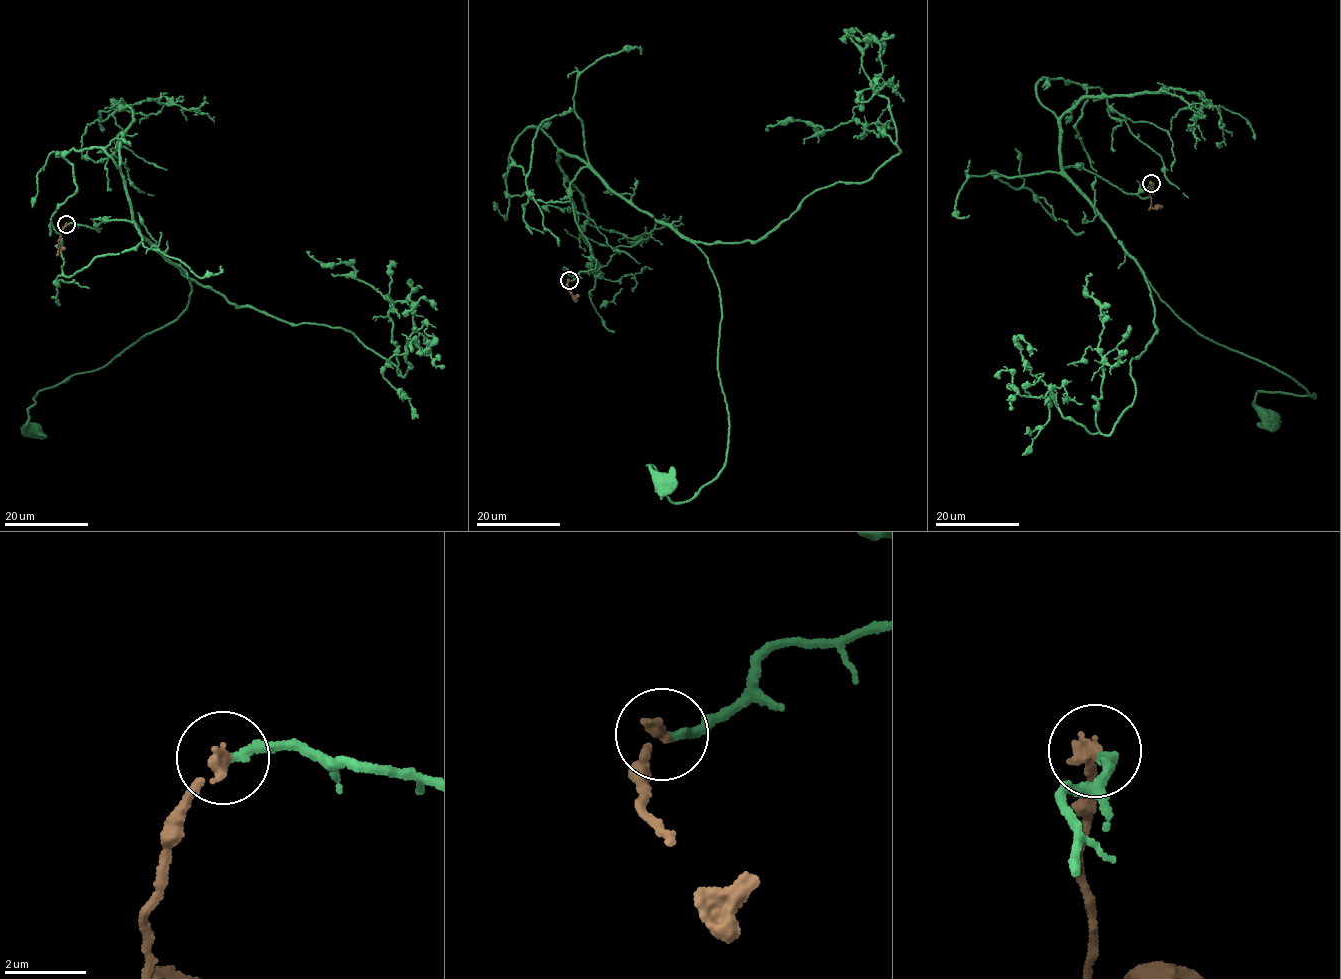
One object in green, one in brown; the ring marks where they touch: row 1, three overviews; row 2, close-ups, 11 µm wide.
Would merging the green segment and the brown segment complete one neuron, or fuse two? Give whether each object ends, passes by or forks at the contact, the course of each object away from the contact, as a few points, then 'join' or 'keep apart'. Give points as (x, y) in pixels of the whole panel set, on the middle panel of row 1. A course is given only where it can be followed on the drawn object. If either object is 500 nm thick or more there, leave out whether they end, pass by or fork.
green ends there; brown ends there; green runs (570, 280), (596, 263), (570, 196), (585, 167), (706, 256), (728, 454), (690, 499), (648, 464), (664, 483); brown runs (569, 281), (567, 288), (576, 302); join

